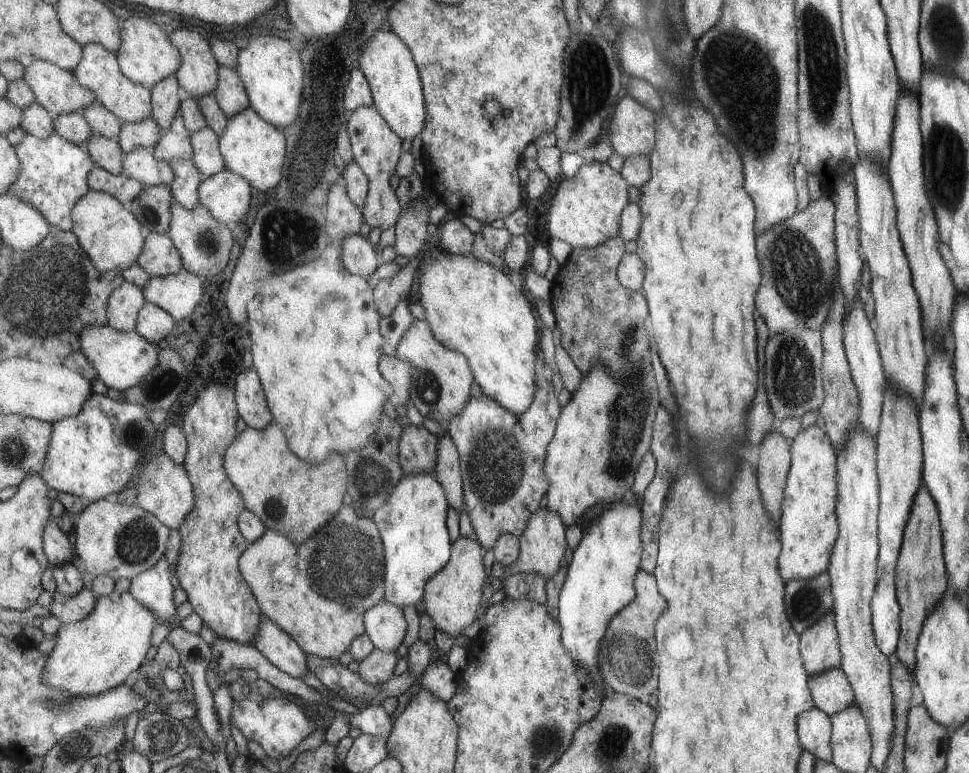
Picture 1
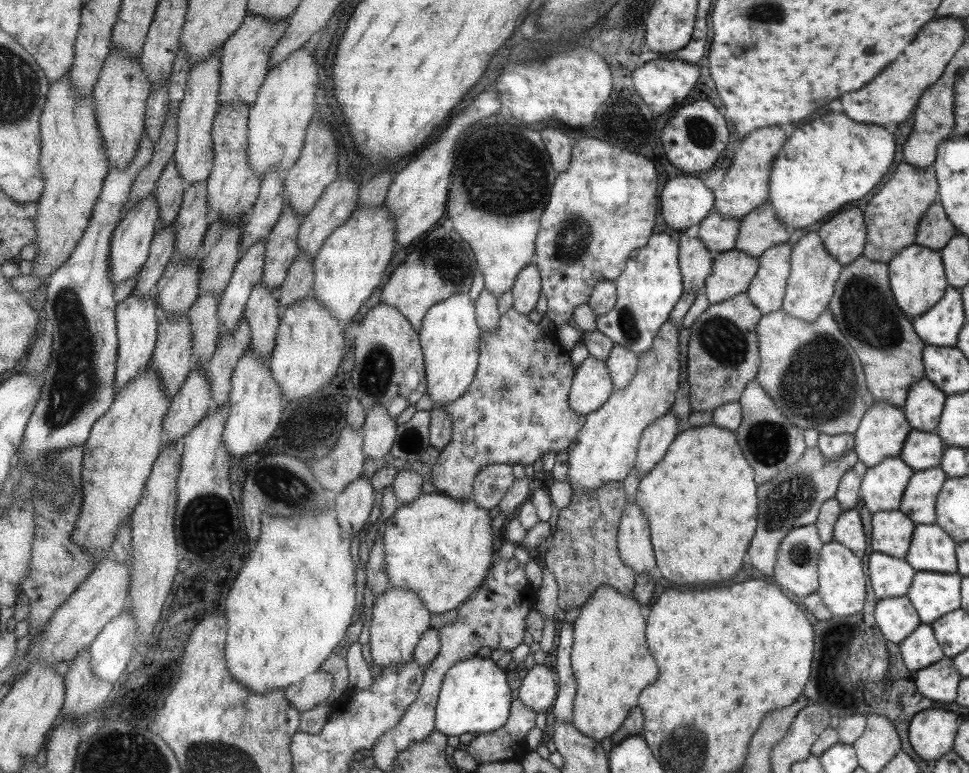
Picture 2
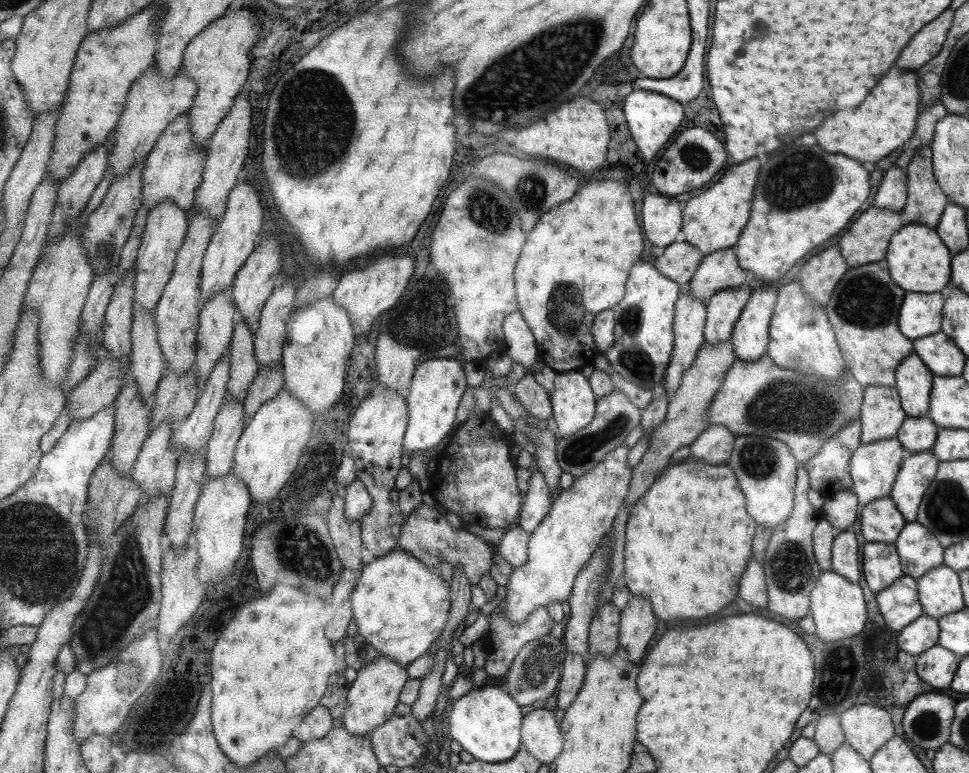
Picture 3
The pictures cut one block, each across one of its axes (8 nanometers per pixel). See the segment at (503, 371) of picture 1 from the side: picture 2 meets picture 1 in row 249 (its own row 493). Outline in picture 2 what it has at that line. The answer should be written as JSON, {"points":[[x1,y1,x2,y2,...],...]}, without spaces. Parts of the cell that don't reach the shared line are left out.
{"points":[[437,492,424,494,413,503,398,506,384,525,382,538,388,586,415,592,431,614,457,609,489,572,493,546,491,520,487,516,487,510,478,508,471,499,457,501]]}

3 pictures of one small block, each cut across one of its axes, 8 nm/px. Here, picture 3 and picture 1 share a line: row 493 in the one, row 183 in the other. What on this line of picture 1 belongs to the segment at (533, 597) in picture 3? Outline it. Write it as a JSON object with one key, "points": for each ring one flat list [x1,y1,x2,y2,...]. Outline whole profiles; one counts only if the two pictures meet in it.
{"points":[[587,161,573,178,560,182,547,216,549,235,569,244,572,250,593,249,608,239,616,238,622,211,628,204,627,188,623,176,606,163]]}

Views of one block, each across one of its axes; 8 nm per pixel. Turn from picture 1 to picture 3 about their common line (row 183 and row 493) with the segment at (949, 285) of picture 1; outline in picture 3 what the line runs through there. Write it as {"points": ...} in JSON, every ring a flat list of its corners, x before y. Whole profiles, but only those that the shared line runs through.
{"points":[[930,450,909,454,902,462,889,497,906,523,917,519,919,504,937,474,939,462]]}

